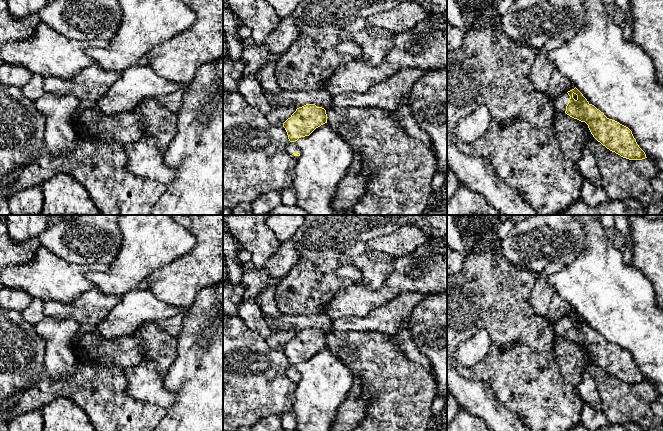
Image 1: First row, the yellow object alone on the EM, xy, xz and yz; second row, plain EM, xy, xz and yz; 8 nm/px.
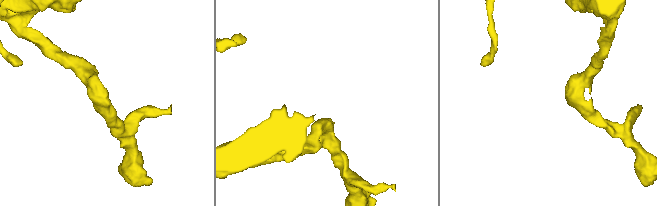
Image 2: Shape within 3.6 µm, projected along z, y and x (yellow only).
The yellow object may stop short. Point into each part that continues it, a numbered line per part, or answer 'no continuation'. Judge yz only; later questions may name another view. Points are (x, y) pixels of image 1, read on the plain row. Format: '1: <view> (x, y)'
1: yz (560, 326)

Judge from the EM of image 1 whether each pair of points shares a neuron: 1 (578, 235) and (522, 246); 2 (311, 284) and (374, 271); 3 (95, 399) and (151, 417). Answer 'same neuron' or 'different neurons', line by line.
1: same neuron
2: same neuron
3: same neuron

